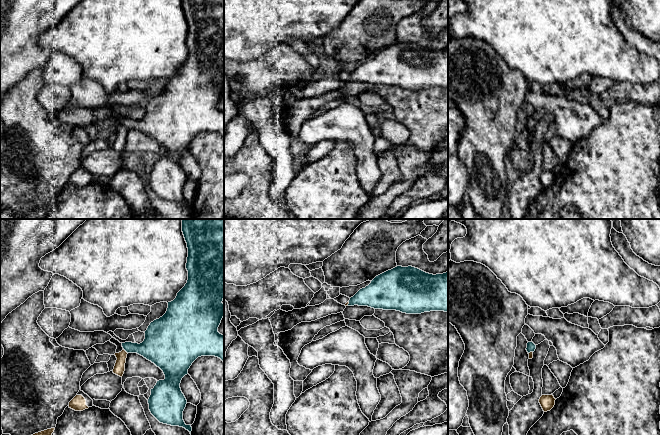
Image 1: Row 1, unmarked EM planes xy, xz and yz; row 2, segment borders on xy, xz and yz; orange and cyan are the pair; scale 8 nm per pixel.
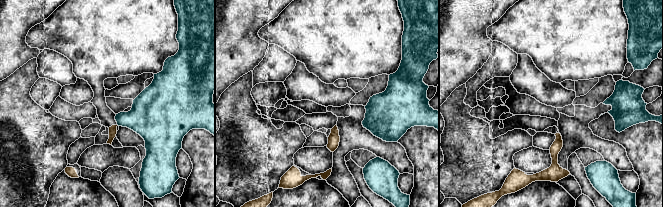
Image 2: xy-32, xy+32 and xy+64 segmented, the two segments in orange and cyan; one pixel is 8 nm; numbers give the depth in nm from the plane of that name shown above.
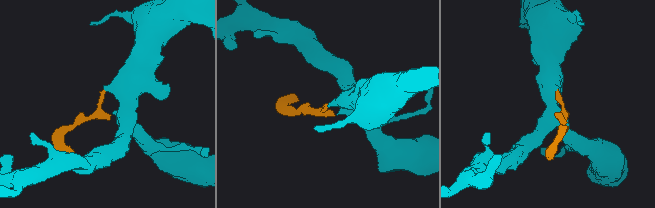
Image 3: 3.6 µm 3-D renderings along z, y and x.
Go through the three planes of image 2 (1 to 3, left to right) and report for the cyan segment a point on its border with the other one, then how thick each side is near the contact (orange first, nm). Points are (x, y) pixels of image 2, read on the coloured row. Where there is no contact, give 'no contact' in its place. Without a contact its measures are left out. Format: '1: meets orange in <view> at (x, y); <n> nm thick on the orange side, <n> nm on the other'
1: no contact
2: no contact
3: no contact

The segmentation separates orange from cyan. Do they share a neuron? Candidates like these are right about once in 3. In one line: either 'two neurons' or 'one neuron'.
two neurons

